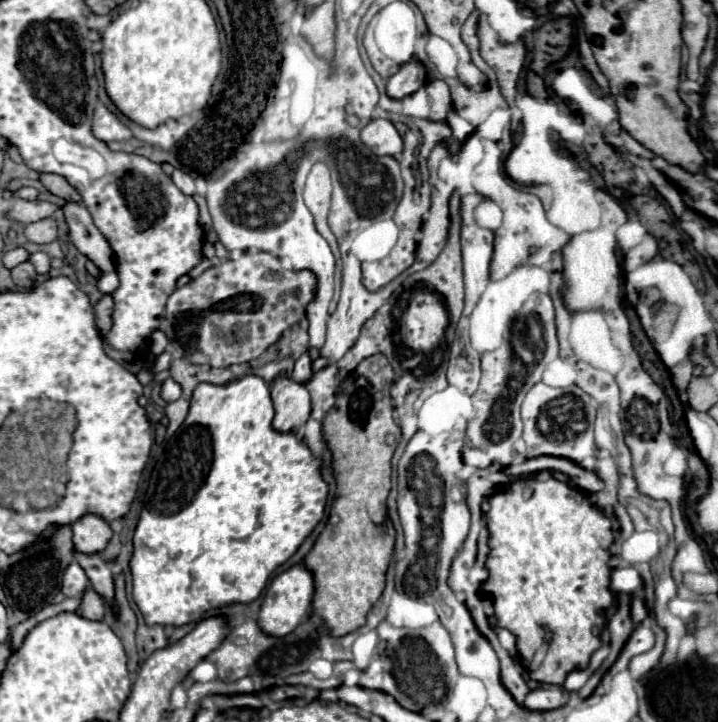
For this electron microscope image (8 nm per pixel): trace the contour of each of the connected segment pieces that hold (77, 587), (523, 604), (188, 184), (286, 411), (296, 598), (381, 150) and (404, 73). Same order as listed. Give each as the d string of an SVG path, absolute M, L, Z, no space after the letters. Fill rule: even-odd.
M71 563L67 569L65 569L65 575L63 575L63 585L61 585L61 593L65 597L75 597L75 595L81 595L89 585L89 579L85 575L85 571L81 569L81 565L77 563Z
M553 477L533 481L531 499L503 489L491 495L489 505L491 551L485 561L489 579L483 591L493 601L497 625L517 637L515 647L527 669L535 651L547 645L547 631L551 631L547 655L535 671L529 671L529 677L547 685L563 685L571 671L587 669L591 655L601 647L600 637L591 629L599 611L613 605L607 565L613 543L611 521L589 503L585 491Z
M175 169L173 175L171 175L171 179L173 179L173 183L175 183L185 195L195 195L195 183L193 183L193 179L191 179L187 173Z
M281 375L271 385L271 399L275 405L275 417L273 417L273 429L279 433L297 433L311 413L311 399L309 391Z
M301 565L291 567L289 571L277 575L271 581L271 585L269 585L269 589L265 593L265 599L261 603L257 625L261 625L261 631L269 633L269 637L285 637L285 635L289 635L309 615L311 595L313 595L313 575Z
M373 119L361 131L361 141L375 155L399 155L403 151L403 141L397 129L387 119Z
M409 61L401 65L401 69L393 77L389 77L387 95L391 99L403 99L409 93L415 93L417 89L421 89L425 83L427 83L425 67L419 61Z

